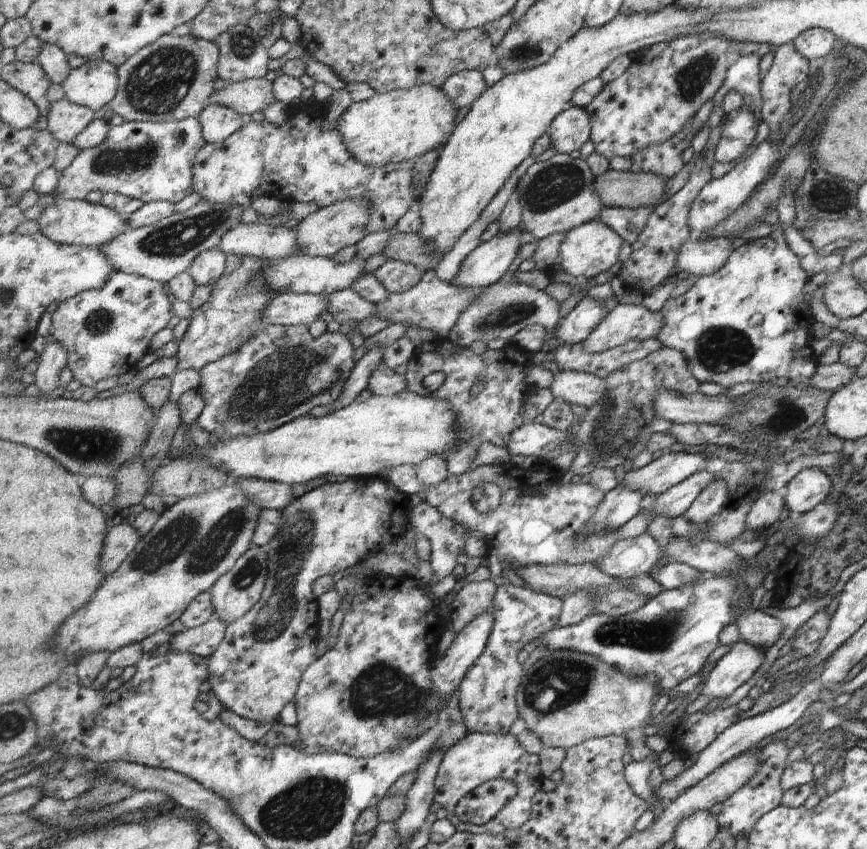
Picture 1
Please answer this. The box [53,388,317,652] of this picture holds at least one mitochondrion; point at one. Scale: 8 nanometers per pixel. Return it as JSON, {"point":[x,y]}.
{"point":[199,547]}

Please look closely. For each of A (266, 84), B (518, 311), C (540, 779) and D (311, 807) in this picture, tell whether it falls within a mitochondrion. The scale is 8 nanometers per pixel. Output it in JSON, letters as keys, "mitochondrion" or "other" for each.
{"A":"other","B":"mitochondrion","C":"other","D":"mitochondrion"}

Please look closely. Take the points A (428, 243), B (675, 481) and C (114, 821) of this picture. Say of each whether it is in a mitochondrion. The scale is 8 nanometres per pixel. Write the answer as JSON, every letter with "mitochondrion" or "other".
{"A":"other","B":"other","C":"other"}

